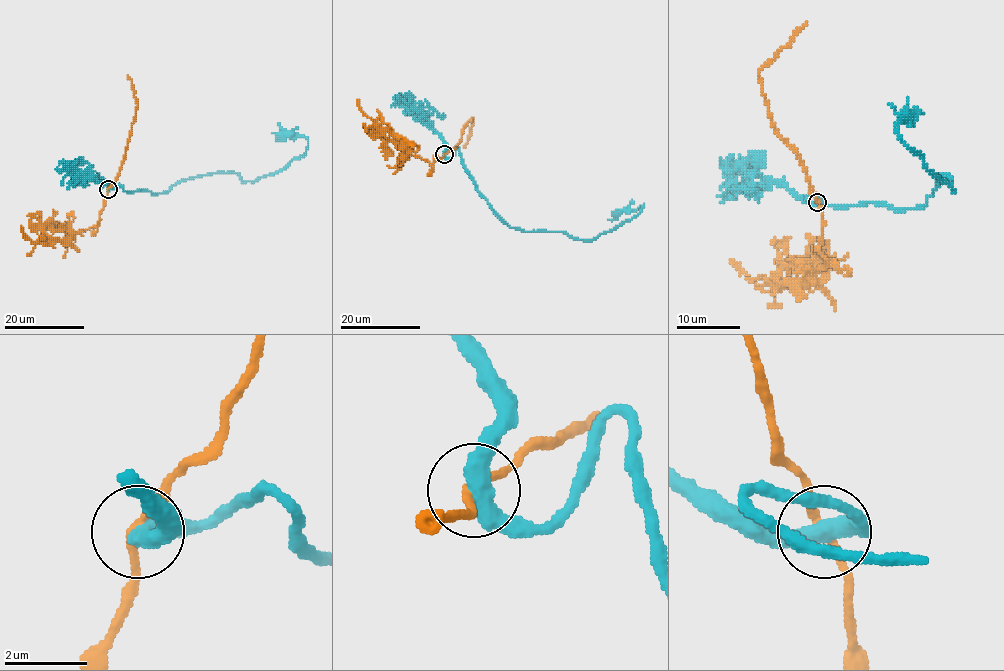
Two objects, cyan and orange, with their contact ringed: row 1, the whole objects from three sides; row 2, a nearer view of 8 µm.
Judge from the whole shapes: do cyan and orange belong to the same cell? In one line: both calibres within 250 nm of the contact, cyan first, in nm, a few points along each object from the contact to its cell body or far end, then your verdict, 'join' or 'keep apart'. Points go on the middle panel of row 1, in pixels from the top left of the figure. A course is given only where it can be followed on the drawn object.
calibres 440 and 200 nm; course cyan (444, 155), (451, 158), (458, 147), (477, 191), (511, 227), (591, 240), (644, 204), (608, 219); course orange (444, 155), (441, 158), (436, 155), (431, 165), (412, 156), (386, 127), (380, 128), (368, 118), (356, 100); keep apart

